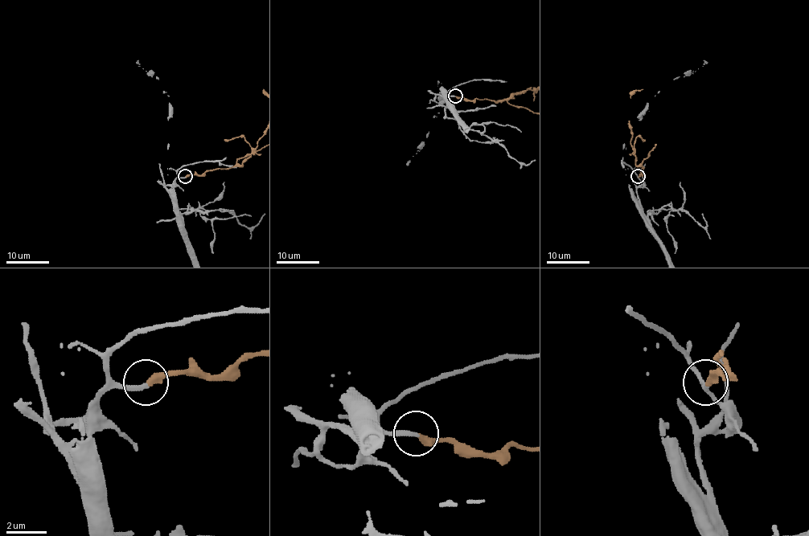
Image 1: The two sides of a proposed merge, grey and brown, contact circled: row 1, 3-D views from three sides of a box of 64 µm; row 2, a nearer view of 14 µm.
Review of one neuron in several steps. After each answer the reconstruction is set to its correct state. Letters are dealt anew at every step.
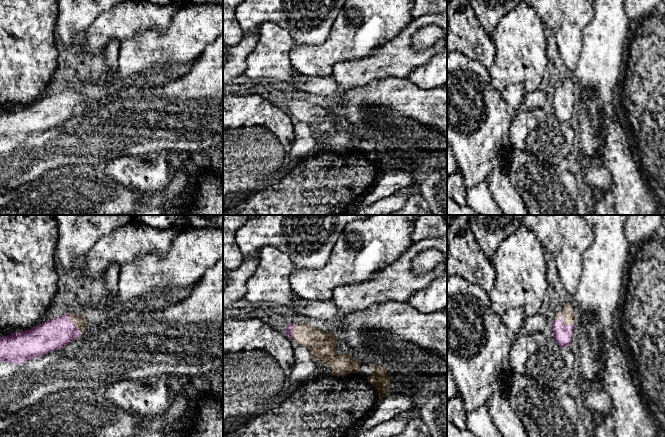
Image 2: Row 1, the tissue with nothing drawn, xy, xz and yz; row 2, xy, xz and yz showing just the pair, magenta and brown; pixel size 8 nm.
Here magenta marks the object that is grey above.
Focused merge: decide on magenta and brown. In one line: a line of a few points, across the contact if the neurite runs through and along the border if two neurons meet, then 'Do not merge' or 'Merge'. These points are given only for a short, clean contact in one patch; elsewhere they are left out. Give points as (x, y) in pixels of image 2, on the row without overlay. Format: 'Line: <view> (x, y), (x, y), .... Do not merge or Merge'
Line: yz (562, 110), (562, 96), (567, 90). Merge

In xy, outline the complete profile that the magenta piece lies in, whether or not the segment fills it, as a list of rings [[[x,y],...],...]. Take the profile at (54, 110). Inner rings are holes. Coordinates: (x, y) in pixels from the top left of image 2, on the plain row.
[[[68,89],[34,102],[29,106],[4,112],[0,114],[0,138],[24,140],[27,136],[41,134],[52,127],[61,125],[77,115],[88,103],[85,96],[86,92],[84,91]]]

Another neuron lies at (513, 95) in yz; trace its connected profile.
[[[521,84],[510,85],[501,93],[501,96],[507,103],[508,111],[511,114],[517,115],[522,111],[522,101],[526,93]]]

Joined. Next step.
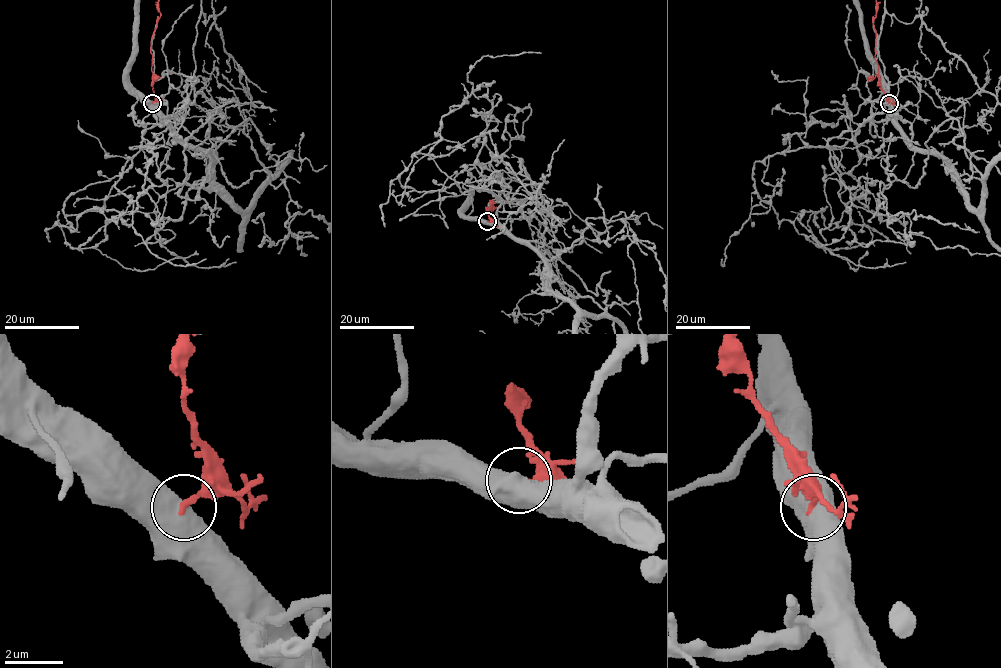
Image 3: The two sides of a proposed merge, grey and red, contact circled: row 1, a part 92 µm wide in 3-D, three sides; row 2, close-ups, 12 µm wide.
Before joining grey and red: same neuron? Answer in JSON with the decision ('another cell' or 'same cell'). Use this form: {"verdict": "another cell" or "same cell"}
{"verdict": "another cell"}

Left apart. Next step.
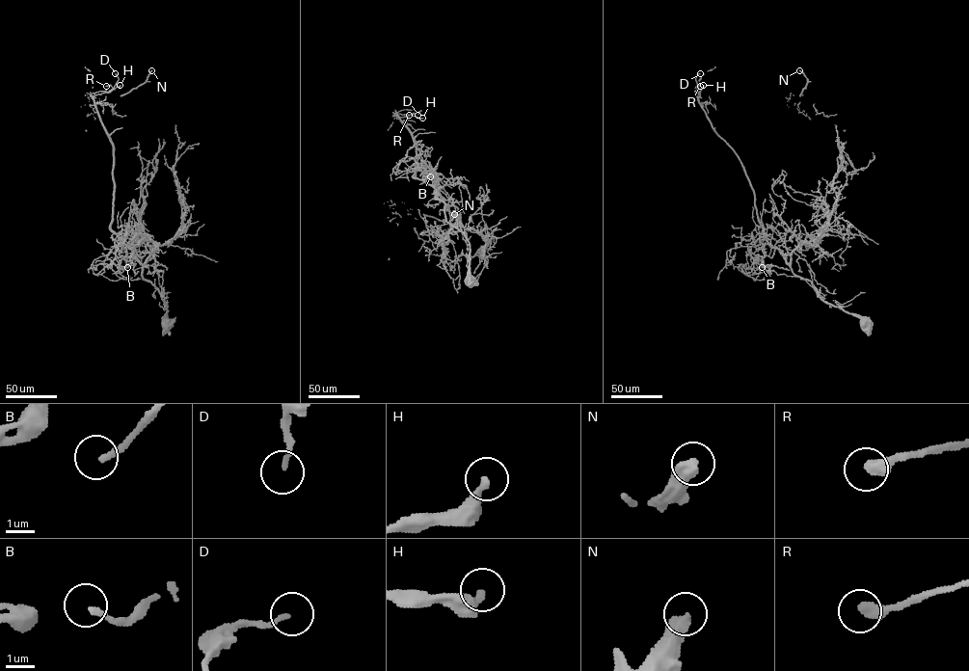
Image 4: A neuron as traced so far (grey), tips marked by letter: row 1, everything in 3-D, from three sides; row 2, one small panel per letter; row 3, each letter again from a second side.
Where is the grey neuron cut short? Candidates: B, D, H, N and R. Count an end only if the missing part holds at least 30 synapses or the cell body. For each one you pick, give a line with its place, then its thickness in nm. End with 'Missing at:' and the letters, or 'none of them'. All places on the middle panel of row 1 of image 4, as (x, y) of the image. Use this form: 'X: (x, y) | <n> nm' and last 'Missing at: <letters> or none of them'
B: (430, 176) | 190 nm
N: (454, 214) | 480 nm
Missing at: B, N

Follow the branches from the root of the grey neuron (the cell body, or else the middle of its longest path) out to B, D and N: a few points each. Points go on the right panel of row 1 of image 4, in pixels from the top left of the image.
B: (865, 324), (859, 317), (826, 303), (810, 281), (794, 273), (766, 235), (747, 245), (754, 261), (762, 267)
D: (865, 324), (826, 303), (769, 244), (743, 167), (700, 103), (695, 80), (700, 73)
N: (865, 324), (791, 267), (827, 224), (821, 205), (846, 142), (799, 102), (799, 70)

